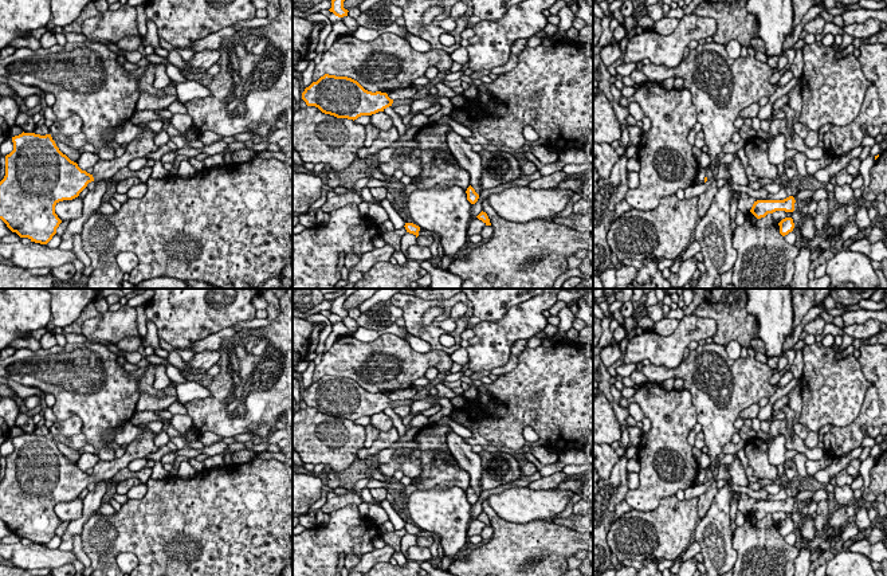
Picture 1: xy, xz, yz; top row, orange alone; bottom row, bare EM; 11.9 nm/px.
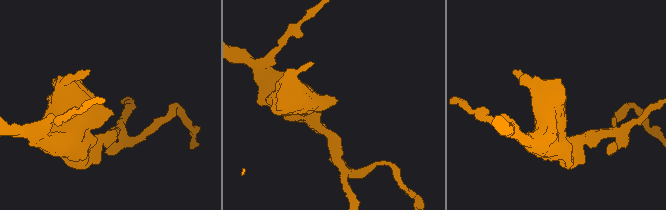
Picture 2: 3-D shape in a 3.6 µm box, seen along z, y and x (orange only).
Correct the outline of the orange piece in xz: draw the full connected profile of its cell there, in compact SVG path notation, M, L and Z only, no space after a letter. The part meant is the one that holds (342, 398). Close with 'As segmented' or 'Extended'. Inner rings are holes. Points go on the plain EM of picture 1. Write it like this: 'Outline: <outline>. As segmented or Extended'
Outline: M325 375L302 393L307 407L315 407L322 414L337 419L357 420L384 412L389 407L411 405L415 400L393 401L386 393L368 392L357 381L348 377Z. Extended

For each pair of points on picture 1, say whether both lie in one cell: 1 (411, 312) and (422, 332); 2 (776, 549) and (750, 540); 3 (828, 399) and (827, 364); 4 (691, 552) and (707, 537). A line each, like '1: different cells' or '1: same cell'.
1: same cell
2: same cell
3: same cell
4: different cells

